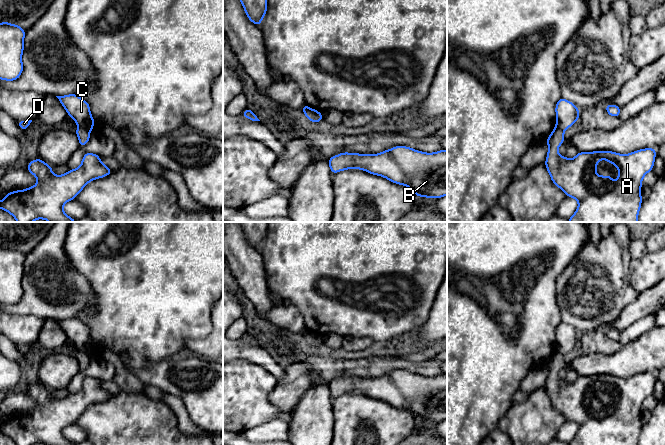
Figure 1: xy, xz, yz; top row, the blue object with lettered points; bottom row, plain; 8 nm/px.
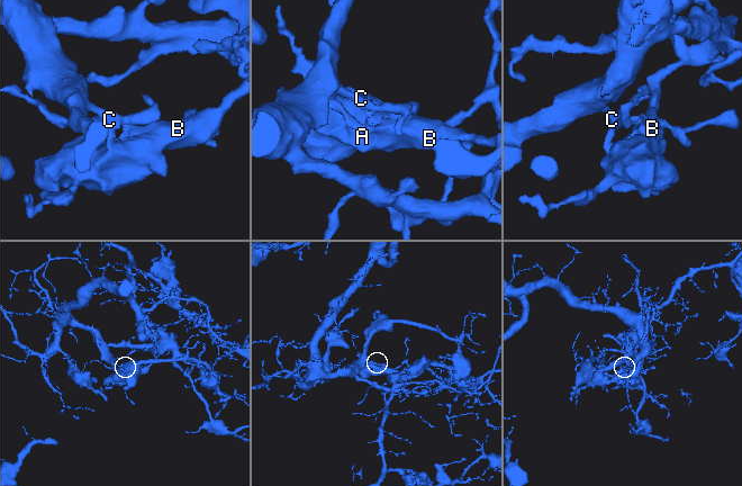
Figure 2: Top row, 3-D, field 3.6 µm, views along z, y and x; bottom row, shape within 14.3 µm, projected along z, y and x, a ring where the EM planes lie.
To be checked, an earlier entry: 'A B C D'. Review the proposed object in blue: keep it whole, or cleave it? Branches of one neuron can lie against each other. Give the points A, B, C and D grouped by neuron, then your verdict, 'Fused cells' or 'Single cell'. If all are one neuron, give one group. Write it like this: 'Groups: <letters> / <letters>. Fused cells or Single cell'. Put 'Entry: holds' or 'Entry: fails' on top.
Entry: fails
Groups: A B D / C. Fused cells

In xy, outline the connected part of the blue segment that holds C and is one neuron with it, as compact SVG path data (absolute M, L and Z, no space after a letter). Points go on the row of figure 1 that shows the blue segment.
M76 94L56 96L68 115L75 120L79 128L91 131L95 121L90 113L90 105Z

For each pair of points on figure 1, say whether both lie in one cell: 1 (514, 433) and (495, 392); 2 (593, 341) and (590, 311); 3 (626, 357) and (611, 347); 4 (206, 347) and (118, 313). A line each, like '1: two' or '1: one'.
1: two
2: two
3: two
4: two

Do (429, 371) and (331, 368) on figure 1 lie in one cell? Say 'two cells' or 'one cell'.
one cell

